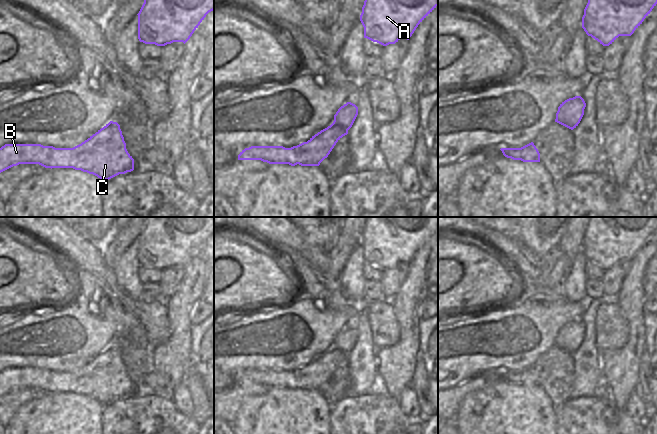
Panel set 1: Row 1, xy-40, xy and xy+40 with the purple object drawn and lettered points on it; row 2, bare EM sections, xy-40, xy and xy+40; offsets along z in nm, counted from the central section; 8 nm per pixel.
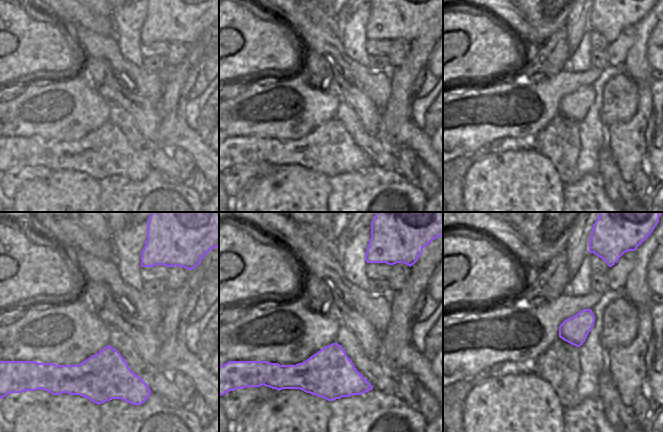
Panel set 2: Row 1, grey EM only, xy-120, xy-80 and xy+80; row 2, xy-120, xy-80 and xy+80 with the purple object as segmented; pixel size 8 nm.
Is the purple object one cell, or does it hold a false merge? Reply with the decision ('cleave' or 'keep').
cleave

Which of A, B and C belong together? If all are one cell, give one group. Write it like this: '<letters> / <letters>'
A / B C

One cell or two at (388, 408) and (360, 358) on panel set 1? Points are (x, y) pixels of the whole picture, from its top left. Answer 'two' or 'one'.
two

